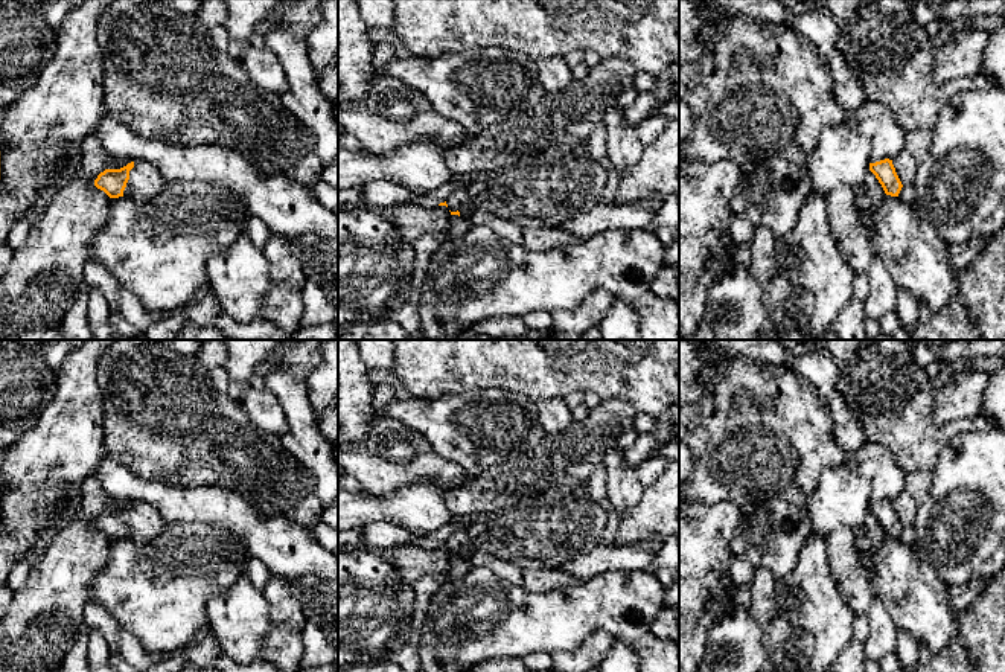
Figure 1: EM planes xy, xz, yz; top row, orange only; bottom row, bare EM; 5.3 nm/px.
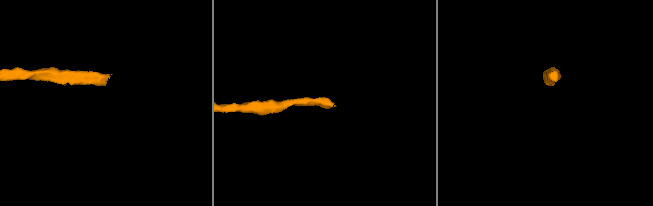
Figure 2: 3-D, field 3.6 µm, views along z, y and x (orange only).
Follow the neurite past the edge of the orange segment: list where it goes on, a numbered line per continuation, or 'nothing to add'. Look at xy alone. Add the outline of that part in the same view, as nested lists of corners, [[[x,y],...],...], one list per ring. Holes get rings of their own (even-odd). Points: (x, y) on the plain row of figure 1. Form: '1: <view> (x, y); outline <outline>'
1: xy (145, 524); outline [[[136,501],[123,538],[132,539],[139,550],[146,555],[168,523],[151,504]]]

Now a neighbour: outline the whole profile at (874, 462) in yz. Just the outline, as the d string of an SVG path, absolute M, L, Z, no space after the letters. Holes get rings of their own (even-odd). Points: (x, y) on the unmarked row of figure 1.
M865 442L860 450L847 454L845 465L871 486L869 504L894 501L904 489L904 477L892 453L876 442Z

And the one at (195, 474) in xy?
M203 460L189 462L166 483L177 488L203 488L216 485L213 471Z

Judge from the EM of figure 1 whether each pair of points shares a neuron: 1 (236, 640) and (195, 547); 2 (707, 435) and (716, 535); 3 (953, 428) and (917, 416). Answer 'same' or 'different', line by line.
1: different
2: different
3: same

